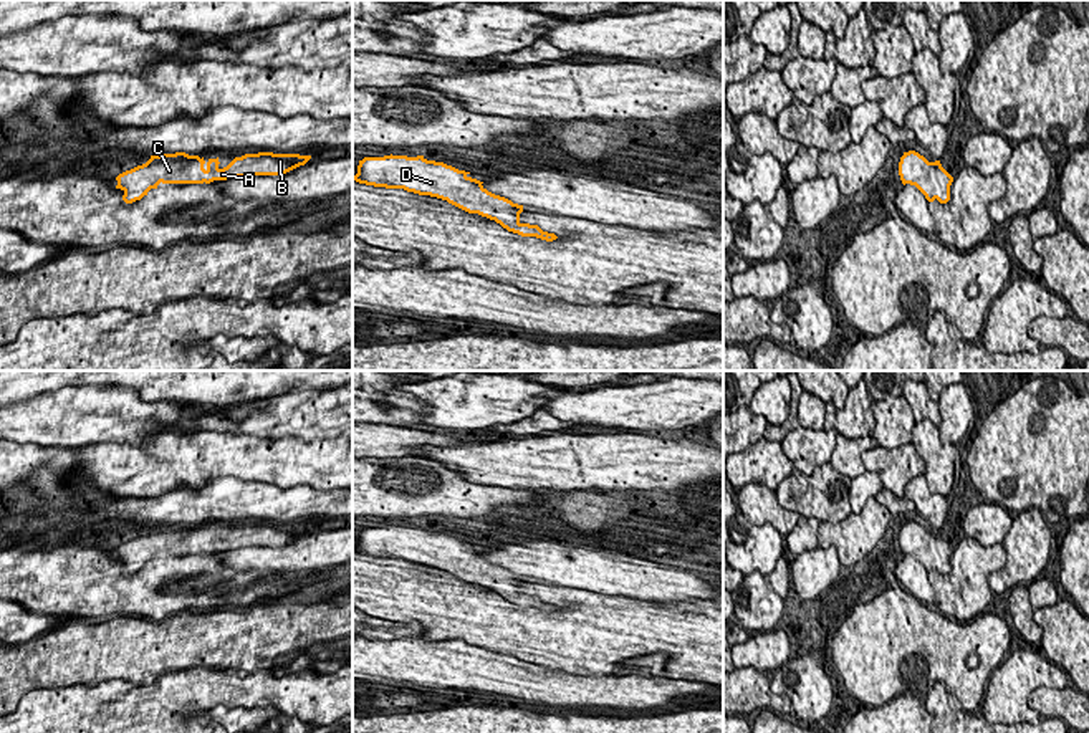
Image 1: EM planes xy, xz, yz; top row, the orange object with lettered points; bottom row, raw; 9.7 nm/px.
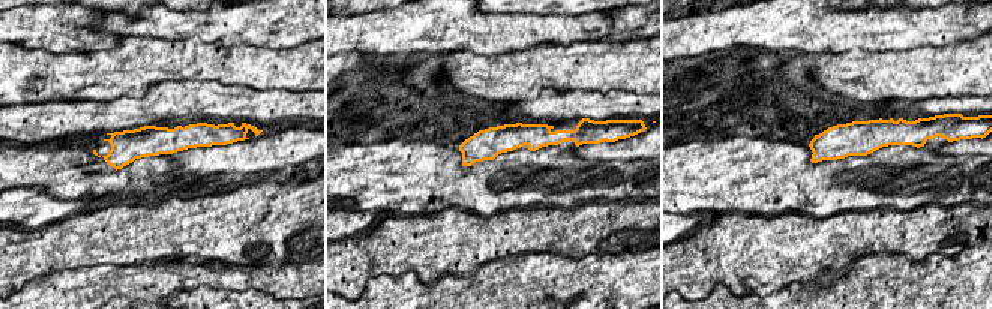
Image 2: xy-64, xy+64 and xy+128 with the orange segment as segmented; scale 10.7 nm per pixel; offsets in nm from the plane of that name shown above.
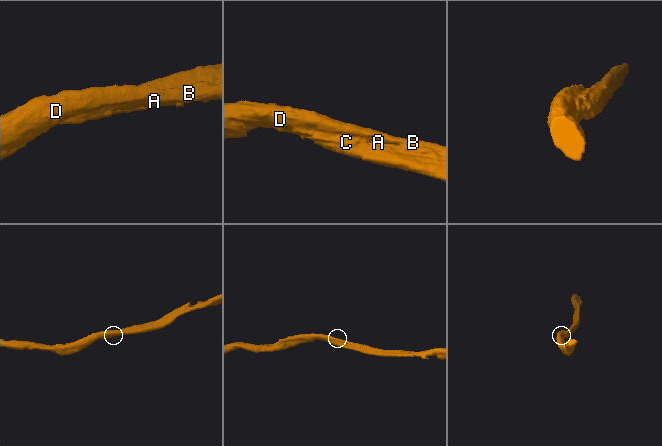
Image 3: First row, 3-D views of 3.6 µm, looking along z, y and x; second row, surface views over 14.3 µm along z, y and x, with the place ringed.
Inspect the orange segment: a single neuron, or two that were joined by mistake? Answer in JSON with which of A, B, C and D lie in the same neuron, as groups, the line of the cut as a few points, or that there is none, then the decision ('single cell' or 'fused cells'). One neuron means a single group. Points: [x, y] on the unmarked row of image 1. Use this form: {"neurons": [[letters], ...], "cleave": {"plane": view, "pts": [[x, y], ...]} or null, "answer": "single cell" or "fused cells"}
{"neurons": [["A", "B", "C", "D"]], "cleave": null, "answer": "single cell"}

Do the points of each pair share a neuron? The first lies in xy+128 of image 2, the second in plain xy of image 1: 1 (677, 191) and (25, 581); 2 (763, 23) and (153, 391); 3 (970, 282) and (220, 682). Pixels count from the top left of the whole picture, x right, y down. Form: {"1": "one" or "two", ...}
{"1": "one", "2": "two", "3": "one"}

